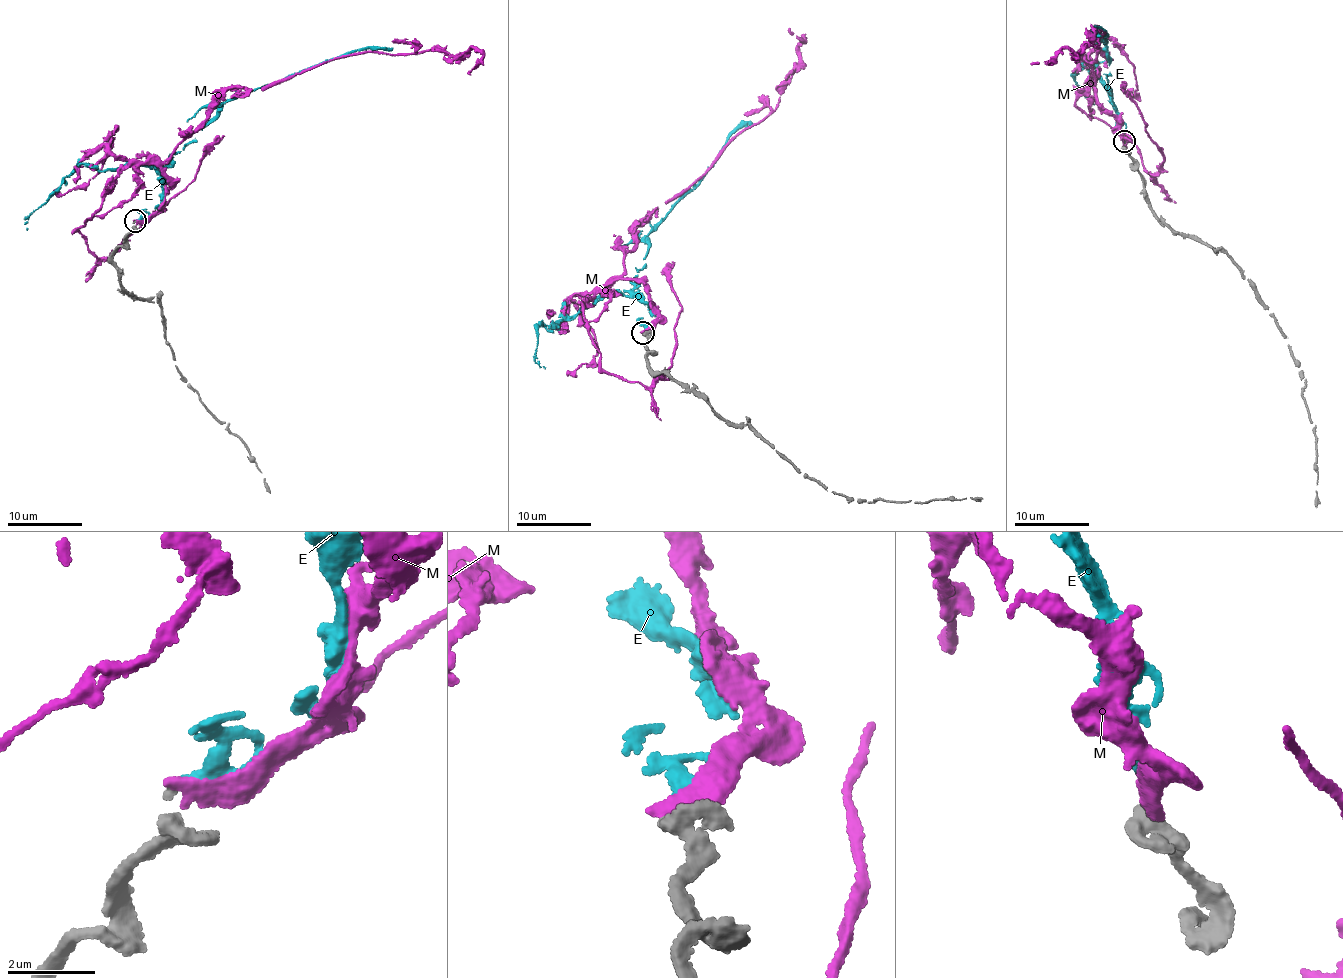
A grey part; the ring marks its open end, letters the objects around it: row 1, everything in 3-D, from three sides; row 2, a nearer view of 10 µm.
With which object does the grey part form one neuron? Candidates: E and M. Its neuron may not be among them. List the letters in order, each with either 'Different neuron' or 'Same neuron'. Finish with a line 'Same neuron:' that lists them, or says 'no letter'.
E: Same neuron
M: Different neuron
Same neuron: E

